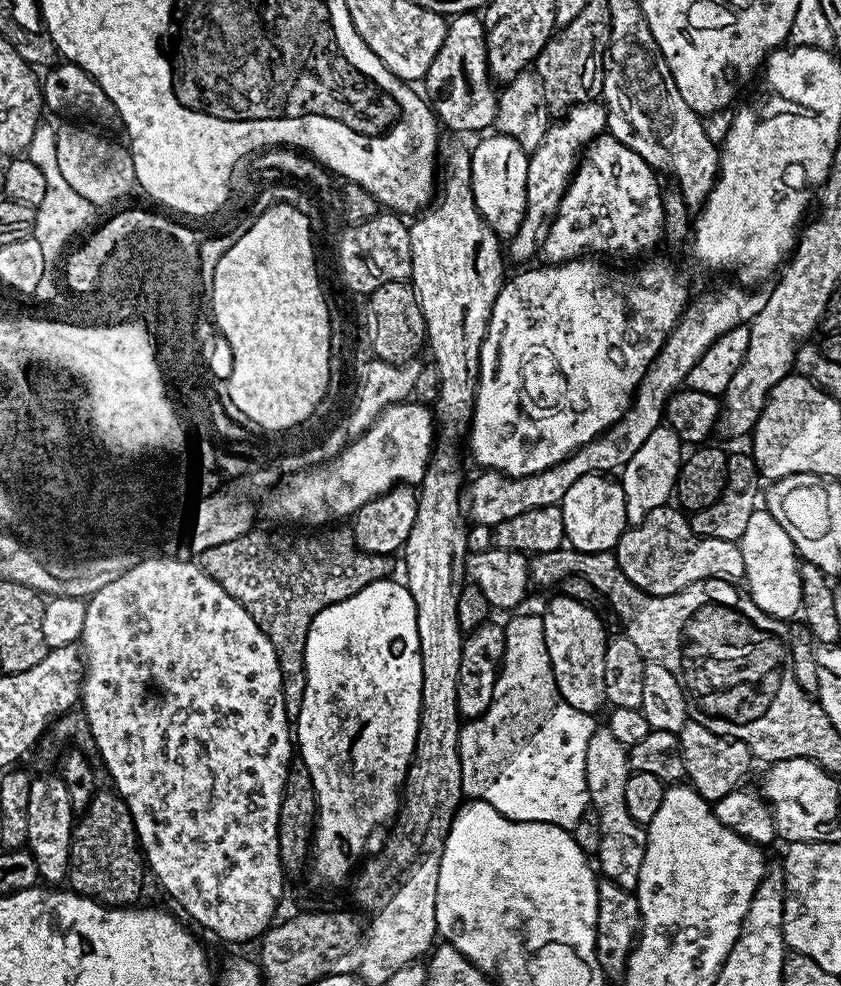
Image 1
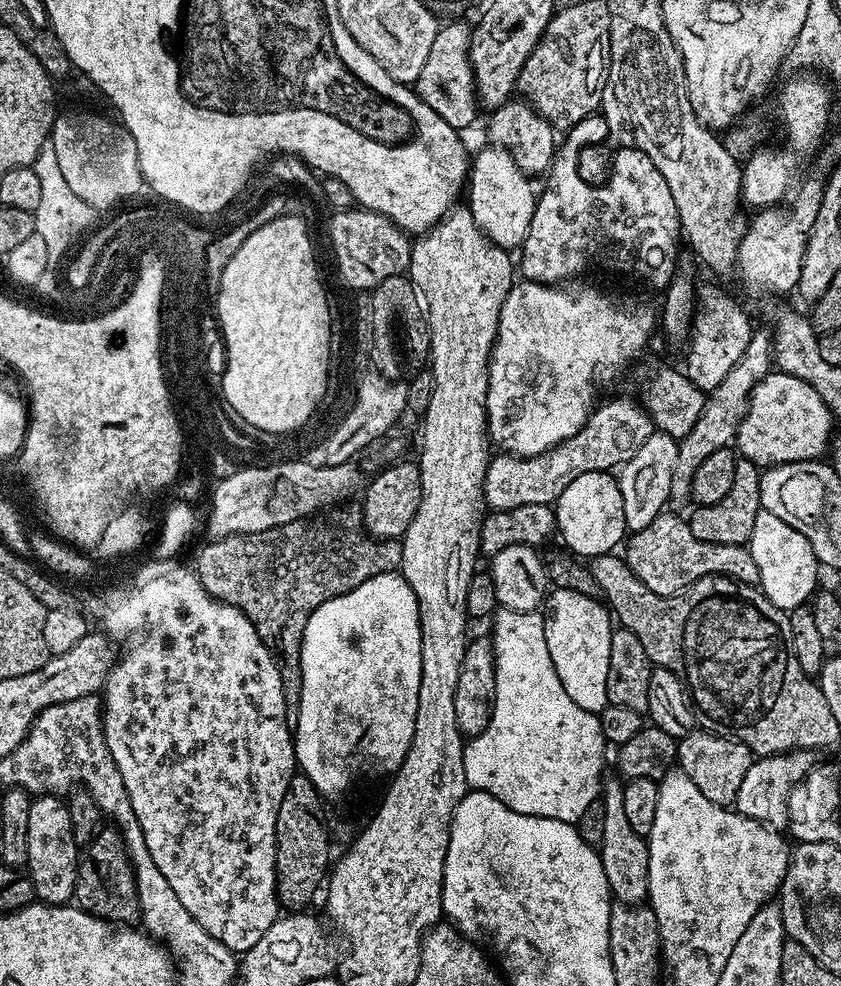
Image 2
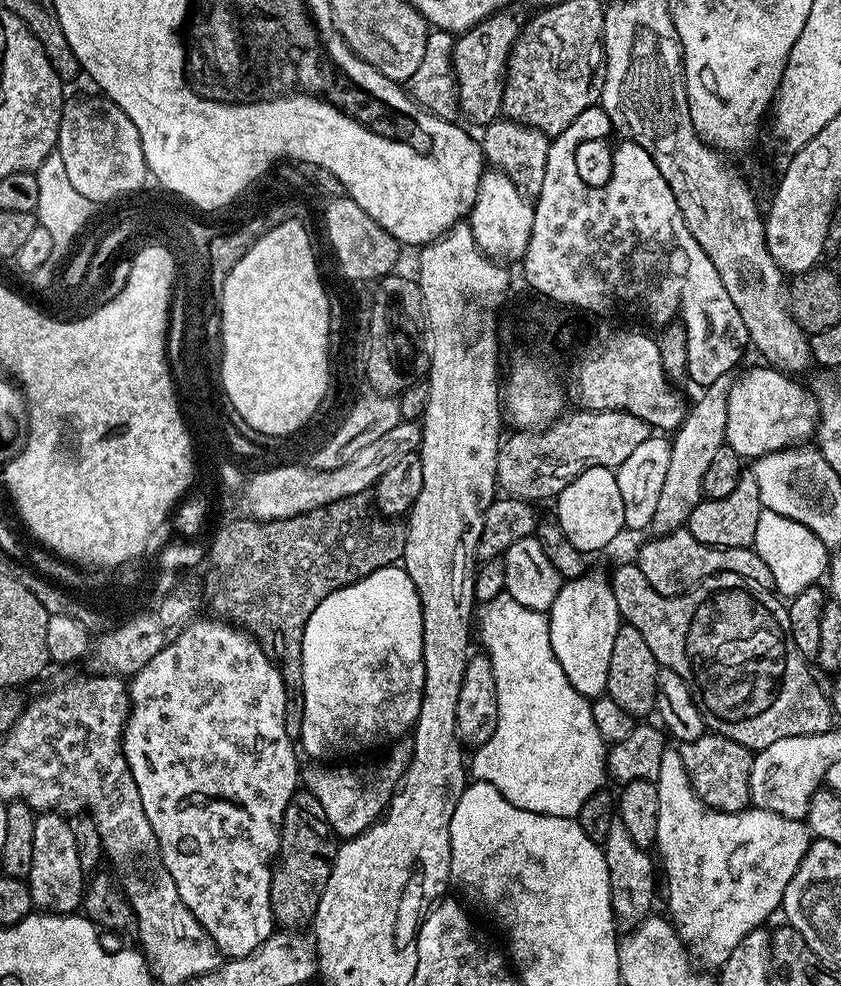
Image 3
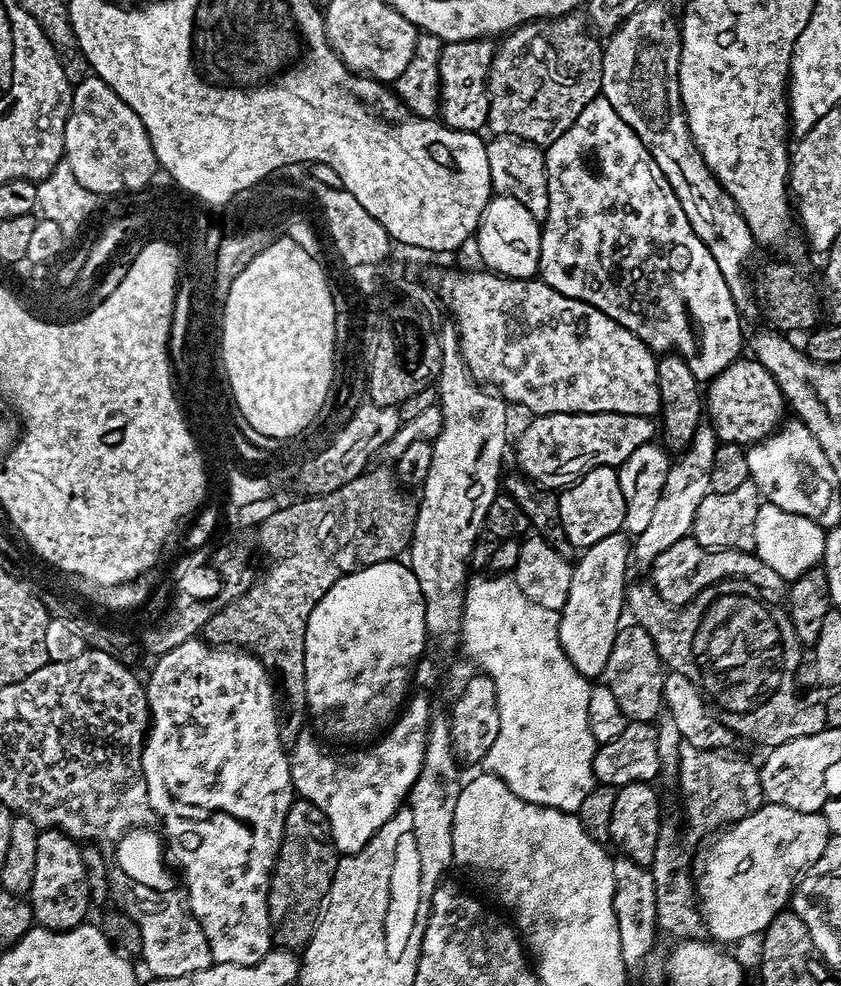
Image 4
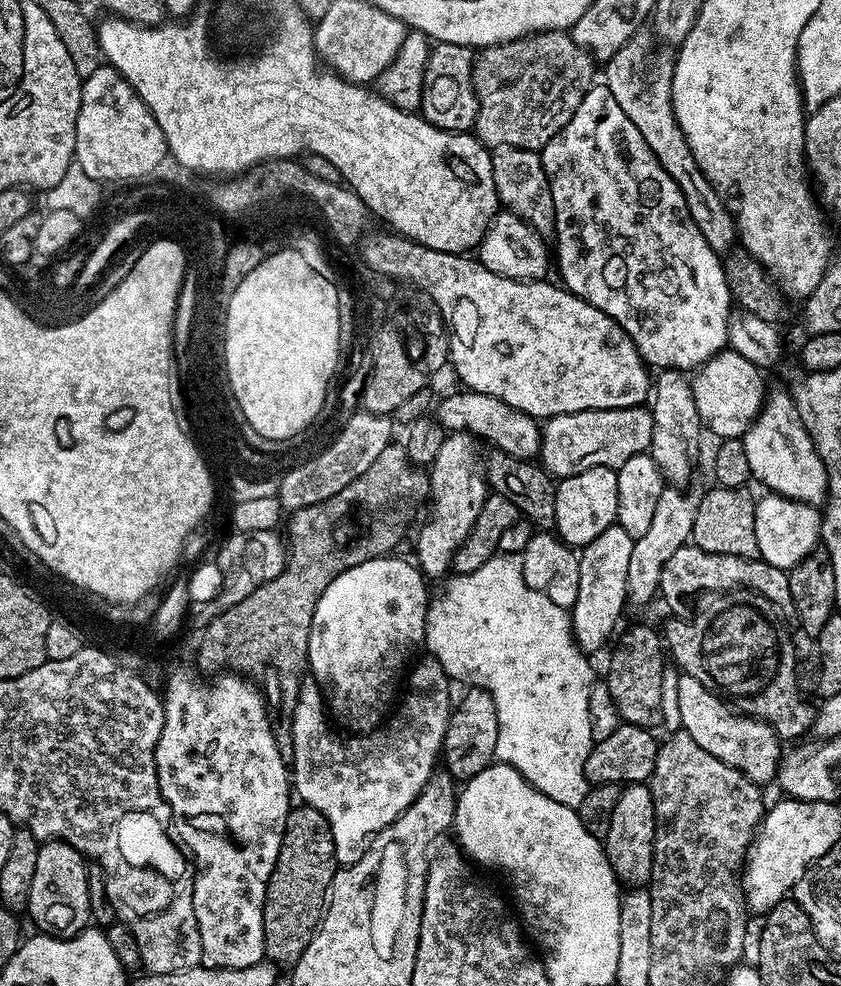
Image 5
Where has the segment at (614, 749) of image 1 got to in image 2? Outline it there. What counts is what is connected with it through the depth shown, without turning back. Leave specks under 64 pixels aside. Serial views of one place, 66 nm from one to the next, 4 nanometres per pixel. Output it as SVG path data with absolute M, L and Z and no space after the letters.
M605 779L602 784L604 817L602 842L598 851L606 870L609 893L619 903L640 906L648 899L648 841L634 830L634 826L630 826L624 805L624 784L619 779L616 780Z

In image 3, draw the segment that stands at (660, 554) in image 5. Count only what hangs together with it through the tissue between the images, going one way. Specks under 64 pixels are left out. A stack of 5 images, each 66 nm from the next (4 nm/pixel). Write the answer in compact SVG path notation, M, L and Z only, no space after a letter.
M728 376L718 378L718 382L707 385L704 397L689 407L684 415L682 426L671 437L670 467L666 470L666 479L662 482L662 494L658 506L654 509L654 518L650 528L656 536L665 536L668 532L685 527L692 511L697 508L704 496L703 475L710 467L714 454L725 445L726 434L726 398L728 397Z

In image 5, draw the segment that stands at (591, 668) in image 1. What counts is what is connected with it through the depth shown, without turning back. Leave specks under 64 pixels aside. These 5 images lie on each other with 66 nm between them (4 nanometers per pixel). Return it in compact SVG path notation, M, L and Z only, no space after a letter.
M618 526L607 528L580 552L578 598L570 610L572 633L577 644L593 654L613 632L624 608L627 607L627 575L630 568L634 538Z

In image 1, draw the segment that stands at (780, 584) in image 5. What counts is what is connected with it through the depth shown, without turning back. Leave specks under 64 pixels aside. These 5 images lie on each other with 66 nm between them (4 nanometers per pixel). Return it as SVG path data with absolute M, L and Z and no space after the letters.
M676 506L650 510L640 524L628 527L616 544L614 555L622 574L652 596L680 592L699 580L740 582L746 570L737 541L694 534L689 517Z

